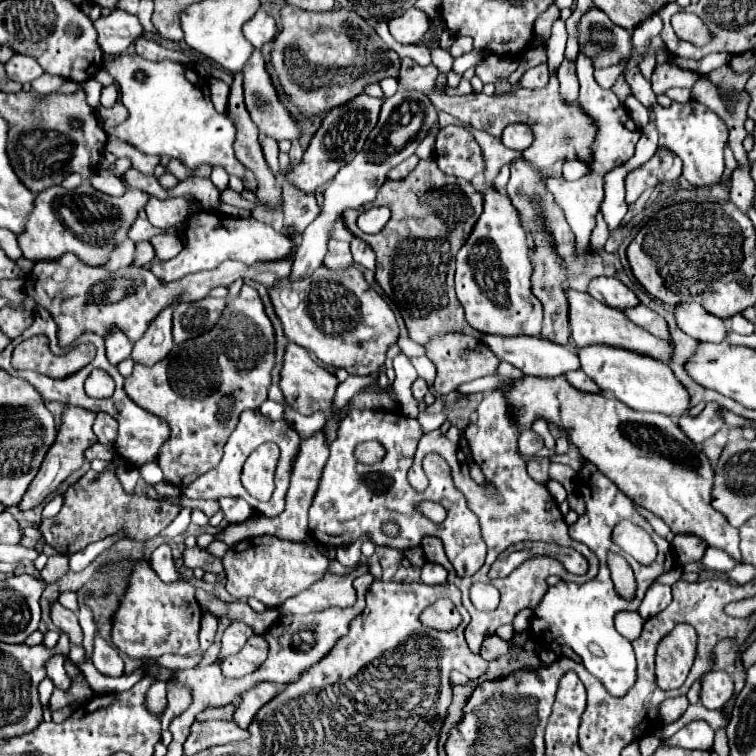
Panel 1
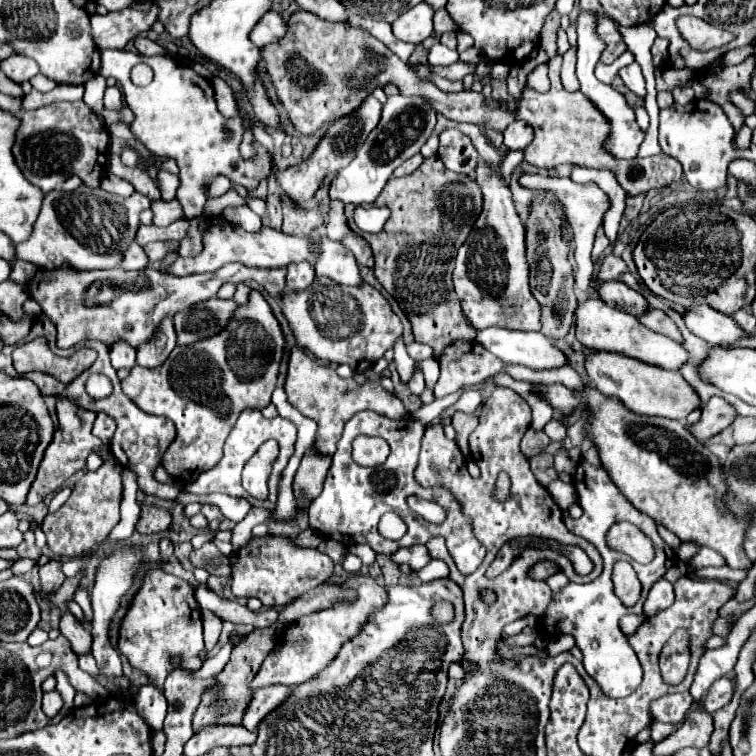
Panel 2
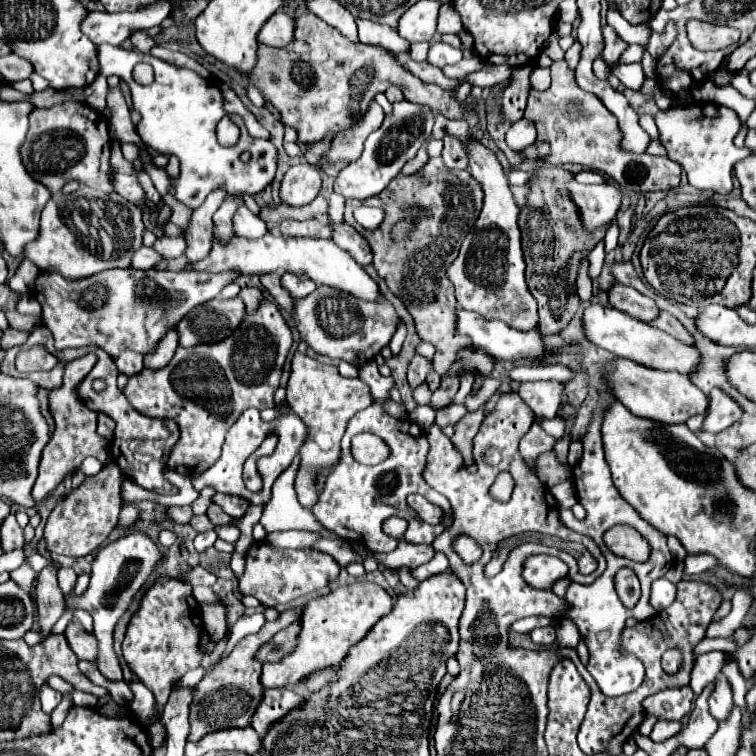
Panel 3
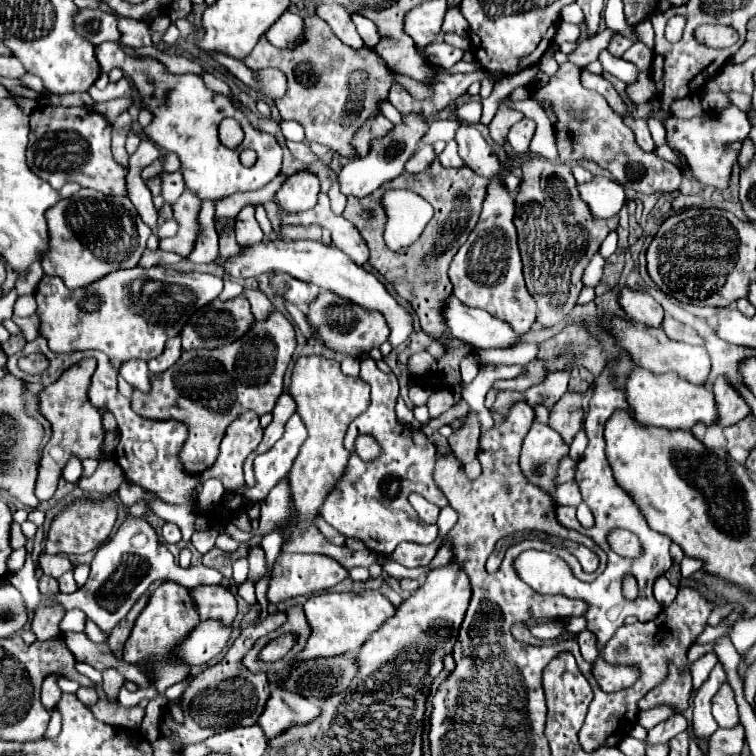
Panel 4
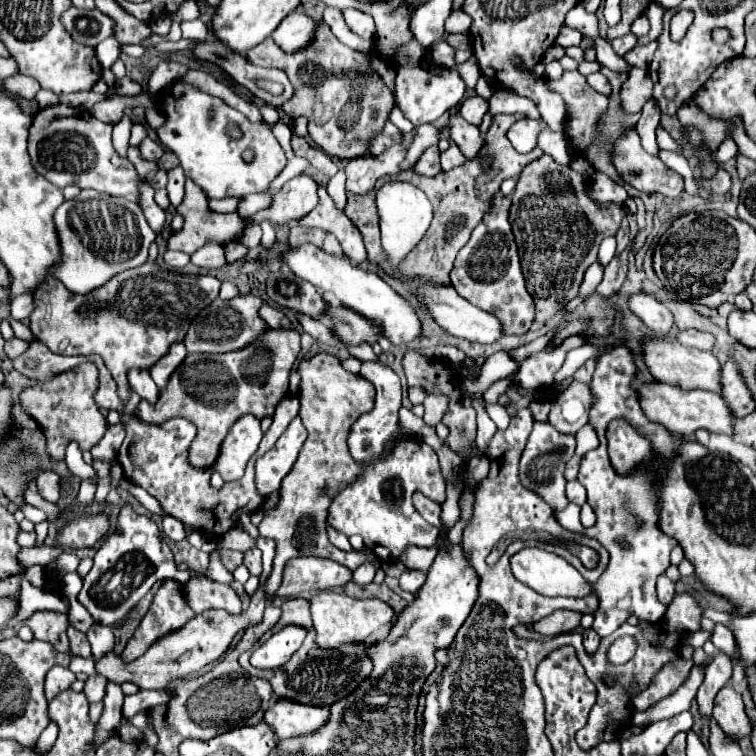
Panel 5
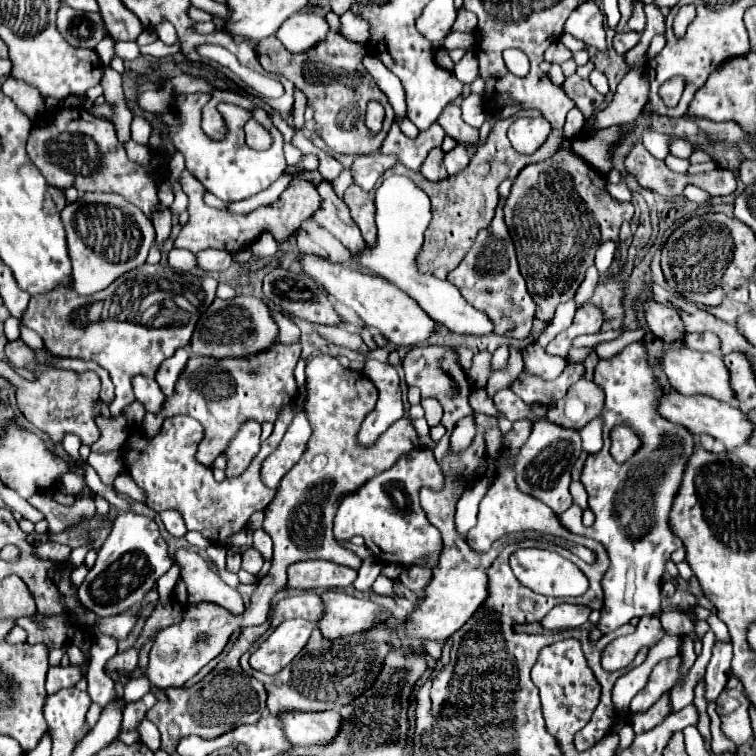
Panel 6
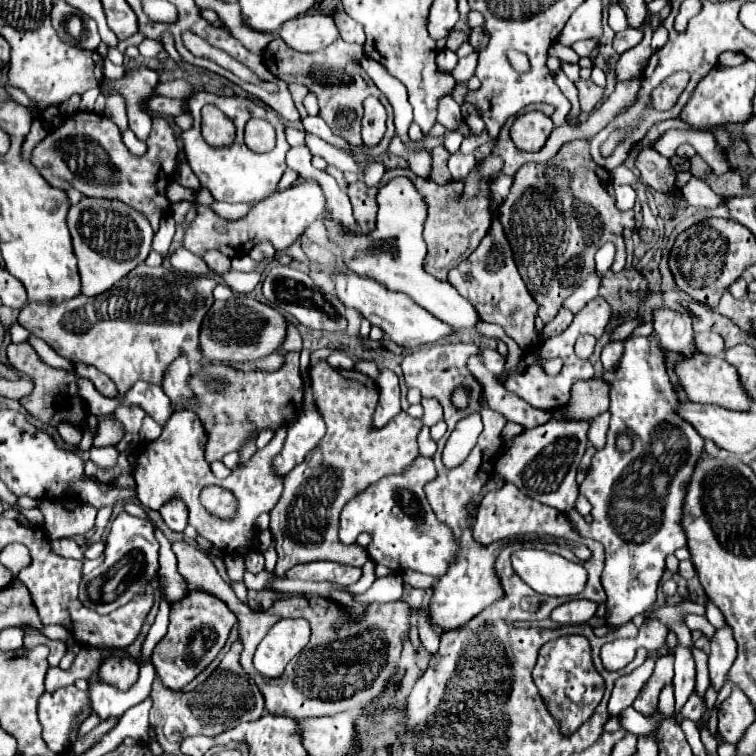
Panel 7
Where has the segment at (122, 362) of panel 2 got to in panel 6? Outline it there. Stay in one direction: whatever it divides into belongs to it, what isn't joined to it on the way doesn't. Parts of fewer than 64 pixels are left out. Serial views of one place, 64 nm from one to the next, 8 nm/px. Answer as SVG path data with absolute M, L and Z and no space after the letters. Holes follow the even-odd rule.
M136 376L136 378L132 380L132 386L134 386L134 396L136 396L136 400L142 402L142 406L144 406L148 412L152 412L152 414L160 412L160 408L162 408L162 404L164 404L166 396L160 392L160 386L156 384L156 380L152 380L152 378L146 380L144 376Z

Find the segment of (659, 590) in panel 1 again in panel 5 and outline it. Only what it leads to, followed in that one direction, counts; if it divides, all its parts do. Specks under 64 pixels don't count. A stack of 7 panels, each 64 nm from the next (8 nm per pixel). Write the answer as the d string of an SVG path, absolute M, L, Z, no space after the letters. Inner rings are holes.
M666 574L658 578L658 598L662 604L670 604L674 598L674 582Z

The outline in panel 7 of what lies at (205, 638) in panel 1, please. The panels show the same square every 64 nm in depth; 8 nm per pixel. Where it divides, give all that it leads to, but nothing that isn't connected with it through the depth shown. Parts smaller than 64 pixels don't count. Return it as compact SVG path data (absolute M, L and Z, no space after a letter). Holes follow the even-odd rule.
M182 540L172 542L172 550L178 558L178 572L186 578L188 588L200 588L214 596L218 596L222 602L228 604L228 608L236 614L240 622L240 640L242 640L242 654L240 664L244 672L256 682L260 688L266 710L276 716L290 716L290 718L312 718L312 716L334 716L340 712L350 712L354 708L362 708L376 700L392 682L400 668L400 654L404 640L408 640L410 634L410 616L412 608L404 602L392 602L392 604L370 604L366 608L364 620L356 620L356 624L340 626L340 620L344 618L344 608L336 608L332 600L316 596L316 594L300 594L300 596L286 596L276 600L268 610L252 610L244 606L230 584L226 584L220 574L216 572L214 562L208 558L208 554L200 552L194 544ZM282 618L304 618L310 622L310 642L306 648L292 660L292 664L286 668L286 672L278 678L266 678L256 672L252 664L252 656L256 646L260 644L260 638L266 636L270 626Z

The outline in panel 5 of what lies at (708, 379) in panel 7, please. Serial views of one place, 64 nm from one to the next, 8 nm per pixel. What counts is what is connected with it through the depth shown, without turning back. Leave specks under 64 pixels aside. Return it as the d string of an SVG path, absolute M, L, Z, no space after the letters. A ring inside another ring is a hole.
M646 338L644 354L646 354L646 364L648 364L650 372L658 380L684 388L684 390L700 388L700 390L722 394L722 388L720 388L720 370L722 368L720 368L718 358L712 352L686 348L686 346L680 346L680 342L670 342L670 340L662 340L662 338Z

